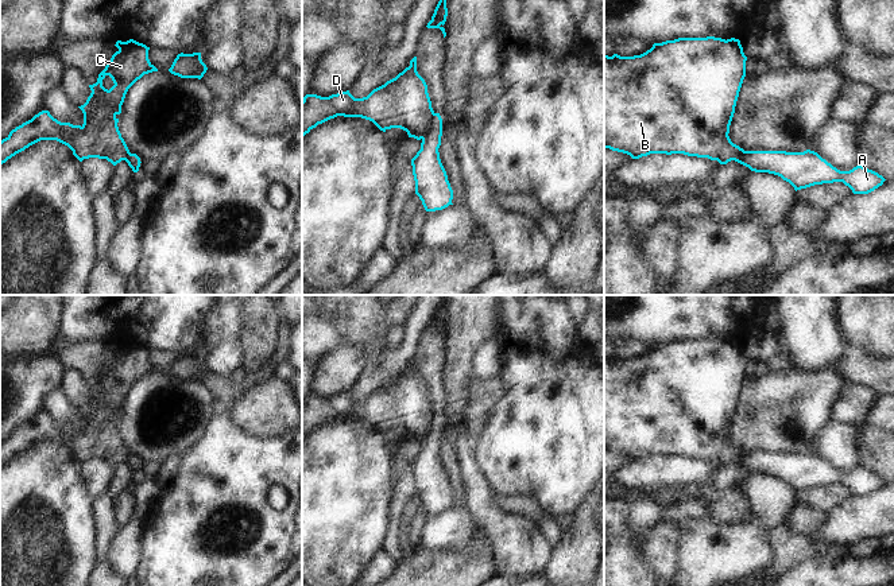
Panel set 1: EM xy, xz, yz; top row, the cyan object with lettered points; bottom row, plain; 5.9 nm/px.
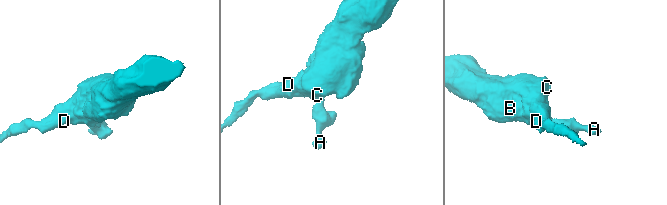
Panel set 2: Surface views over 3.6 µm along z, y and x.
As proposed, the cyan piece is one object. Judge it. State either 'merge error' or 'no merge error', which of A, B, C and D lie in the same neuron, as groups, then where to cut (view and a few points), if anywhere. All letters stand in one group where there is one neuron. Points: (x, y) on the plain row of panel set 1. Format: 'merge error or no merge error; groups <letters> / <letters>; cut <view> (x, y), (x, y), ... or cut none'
merge error; groups A / B C D; cut xz (436, 415), (428, 433), (421, 439)

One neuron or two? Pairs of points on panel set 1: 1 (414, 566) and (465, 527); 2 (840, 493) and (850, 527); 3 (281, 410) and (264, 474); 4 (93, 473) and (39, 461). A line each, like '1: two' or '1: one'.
1: two
2: two
3: two
4: two

